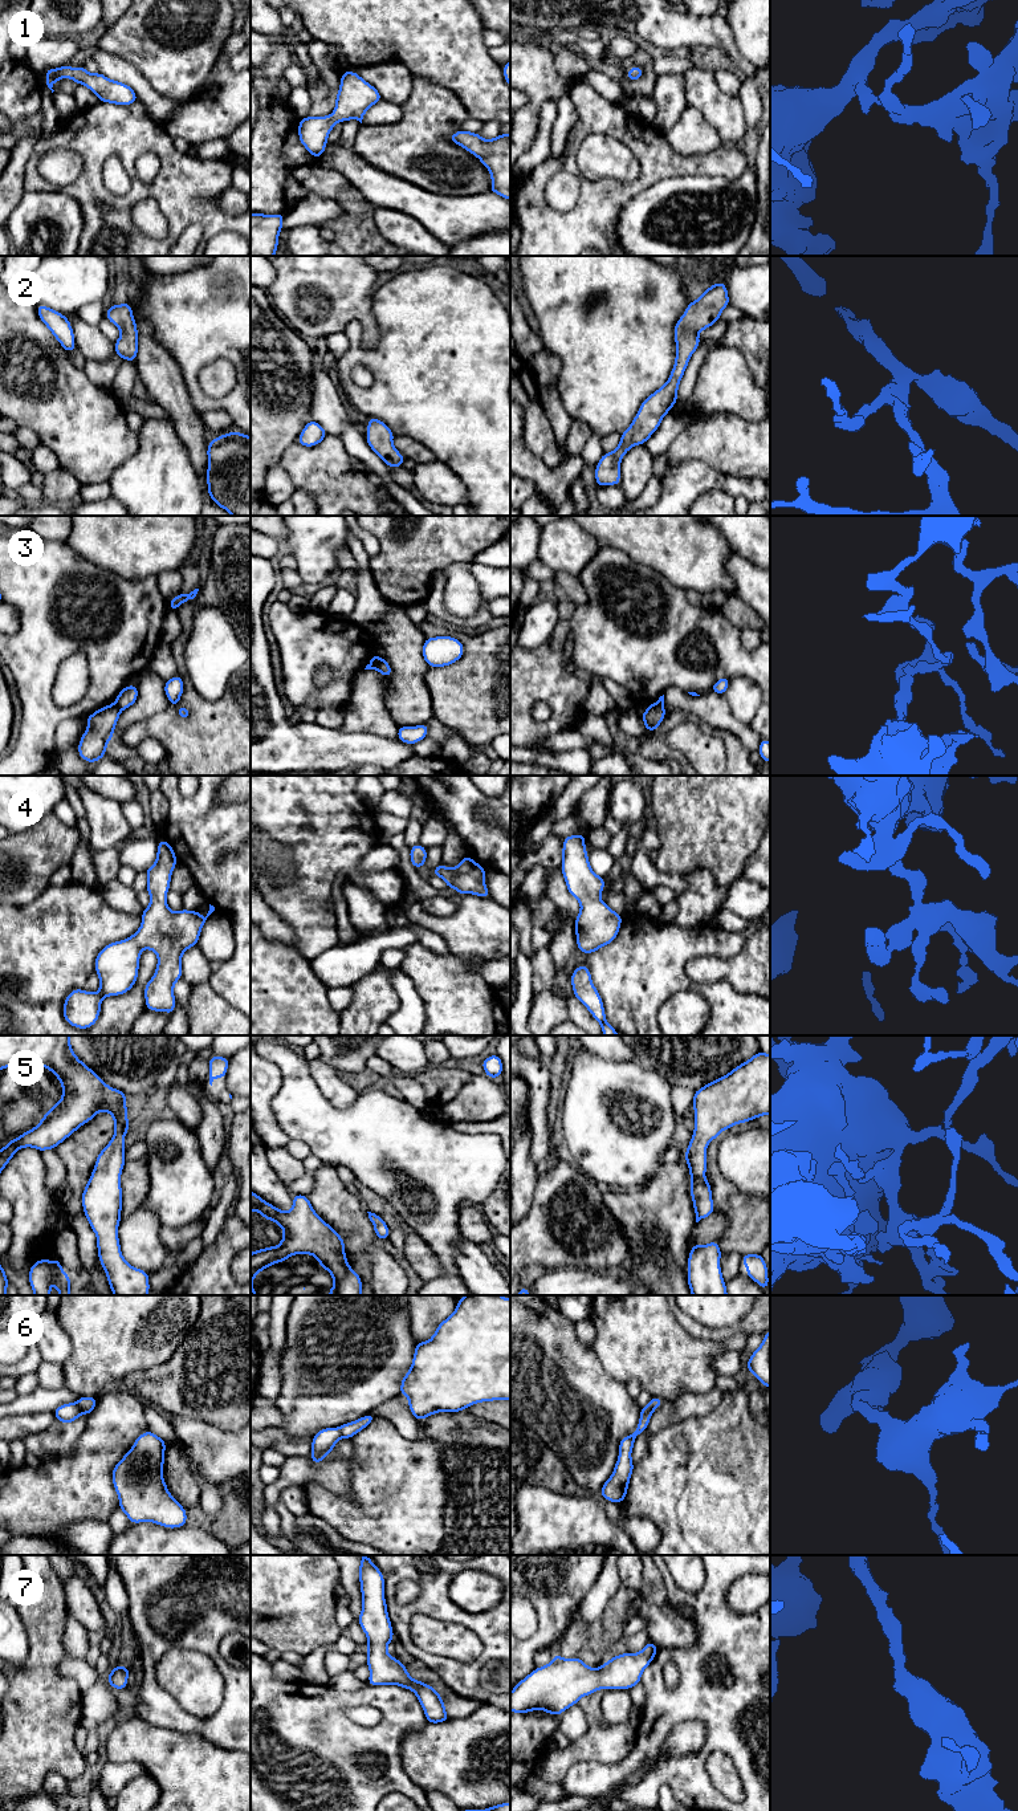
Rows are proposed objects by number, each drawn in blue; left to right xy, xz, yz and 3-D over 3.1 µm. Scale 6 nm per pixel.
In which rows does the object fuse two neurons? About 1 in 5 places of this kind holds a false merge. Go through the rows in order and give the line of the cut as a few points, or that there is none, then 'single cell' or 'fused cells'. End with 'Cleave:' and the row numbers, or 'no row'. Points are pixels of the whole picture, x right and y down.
1: cut none; single cell
2: cut none; single cell
3: cut xz (382, 659), (375, 668); fused cells
4: cut none; single cell
5: cut none; single cell
6: cut none; single cell
7: cut none; single cell
Cleave: 3

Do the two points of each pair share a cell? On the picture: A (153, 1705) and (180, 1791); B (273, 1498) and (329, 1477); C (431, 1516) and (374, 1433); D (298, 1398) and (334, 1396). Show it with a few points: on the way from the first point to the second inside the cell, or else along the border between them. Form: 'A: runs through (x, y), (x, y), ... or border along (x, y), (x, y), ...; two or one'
A: border along (135, 1716), (158, 1726), (191, 1733); two
B: runs through (282, 1484), (314, 1477); one
C: runs through (411, 1496), (387, 1472), (381, 1453); one
D: runs through (308, 1398), (325, 1396); one

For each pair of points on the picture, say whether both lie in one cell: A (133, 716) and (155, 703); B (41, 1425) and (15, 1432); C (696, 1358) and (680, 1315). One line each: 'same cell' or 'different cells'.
A: same cell
B: same cell
C: different cells

